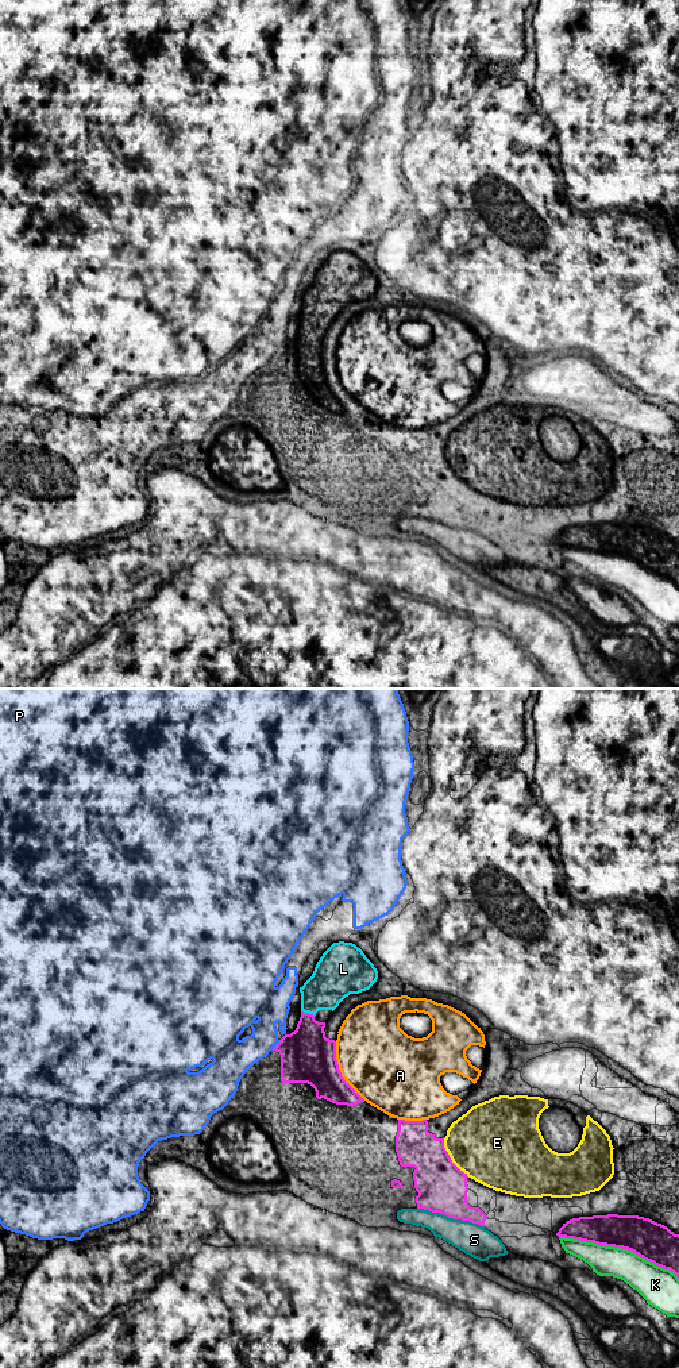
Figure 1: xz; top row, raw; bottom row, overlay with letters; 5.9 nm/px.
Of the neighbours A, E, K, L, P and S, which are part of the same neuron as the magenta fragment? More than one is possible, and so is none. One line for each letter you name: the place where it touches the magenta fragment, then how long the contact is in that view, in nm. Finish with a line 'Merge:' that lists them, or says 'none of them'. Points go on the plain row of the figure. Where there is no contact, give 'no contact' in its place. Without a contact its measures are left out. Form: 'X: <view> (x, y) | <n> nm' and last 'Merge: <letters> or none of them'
L: xz (308, 322) | 90 nm
Merge: L

